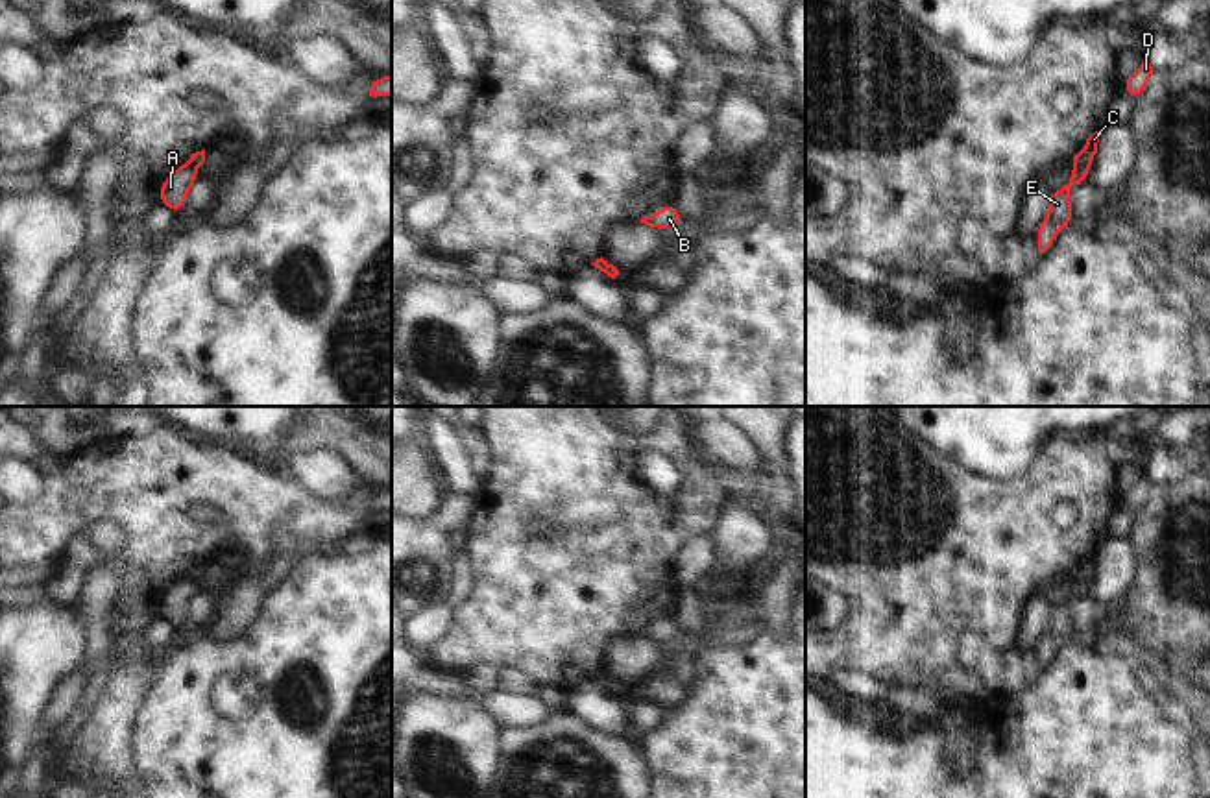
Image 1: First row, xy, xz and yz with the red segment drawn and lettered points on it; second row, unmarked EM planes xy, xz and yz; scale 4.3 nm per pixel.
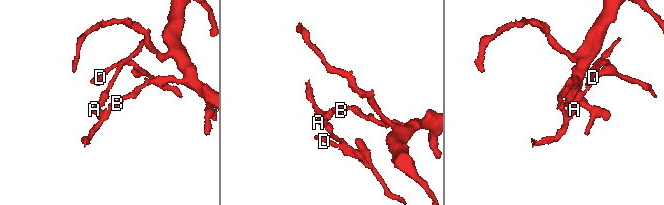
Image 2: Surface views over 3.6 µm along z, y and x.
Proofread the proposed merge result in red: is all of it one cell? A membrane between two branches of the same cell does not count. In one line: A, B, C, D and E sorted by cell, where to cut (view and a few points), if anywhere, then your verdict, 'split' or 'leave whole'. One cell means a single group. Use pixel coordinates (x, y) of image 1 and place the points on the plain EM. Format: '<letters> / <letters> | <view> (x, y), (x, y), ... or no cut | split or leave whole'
A B E / C D | yz (1074, 580), (1081, 580), (1087, 586) | split

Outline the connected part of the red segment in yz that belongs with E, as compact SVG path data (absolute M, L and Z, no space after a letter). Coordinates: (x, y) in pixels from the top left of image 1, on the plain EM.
M1073 582L1070 597L1051 606L1046 634L1040 635L1036 643L1040 669L1055 658L1059 645L1073 635L1070 602L1081 597L1088 597L1088 586L1083 582Z

